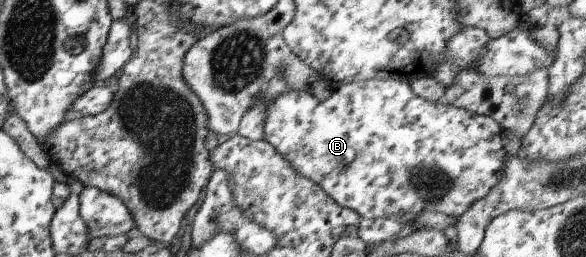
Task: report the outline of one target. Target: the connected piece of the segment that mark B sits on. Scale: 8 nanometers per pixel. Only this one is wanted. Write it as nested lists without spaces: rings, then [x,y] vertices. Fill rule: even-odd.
[[[389,77],[387,79],[370,79],[367,81],[361,82],[349,82],[348,84],[340,84],[340,86],[336,90],[331,91],[331,95],[327,97],[327,99],[320,101],[315,98],[311,92],[305,91],[303,88],[295,89],[289,88],[286,89],[283,93],[280,93],[271,103],[266,105],[264,111],[264,120],[263,120],[263,133],[262,139],[265,140],[273,149],[281,154],[283,159],[286,159],[290,166],[297,172],[310,179],[313,183],[319,185],[319,187],[328,195],[329,198],[333,199],[335,203],[338,203],[341,207],[349,208],[353,210],[356,214],[359,214],[361,218],[384,218],[391,217],[397,214],[405,214],[408,212],[409,214],[417,215],[422,211],[431,211],[436,214],[443,214],[448,216],[449,218],[455,218],[457,221],[458,217],[473,203],[477,202],[478,199],[481,199],[484,195],[487,195],[487,192],[503,177],[503,171],[505,171],[505,150],[503,150],[503,145],[505,141],[502,137],[502,127],[498,124],[496,120],[491,119],[489,116],[484,116],[481,114],[476,114],[475,112],[466,110],[465,108],[457,107],[448,103],[443,103],[441,99],[436,102],[428,102],[426,99],[417,97],[410,88],[409,82],[405,79],[399,79],[399,77]]]

